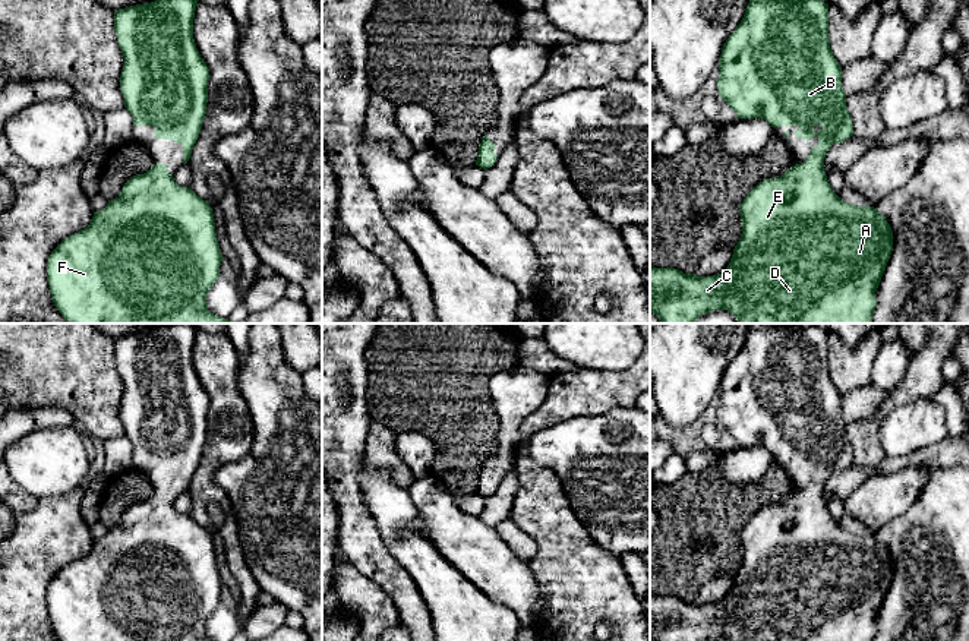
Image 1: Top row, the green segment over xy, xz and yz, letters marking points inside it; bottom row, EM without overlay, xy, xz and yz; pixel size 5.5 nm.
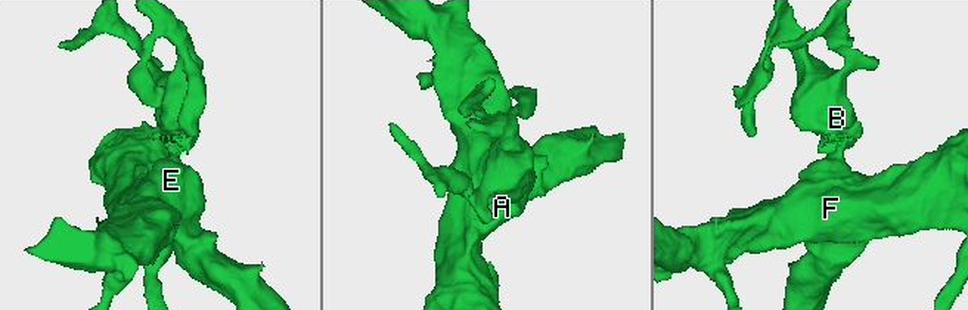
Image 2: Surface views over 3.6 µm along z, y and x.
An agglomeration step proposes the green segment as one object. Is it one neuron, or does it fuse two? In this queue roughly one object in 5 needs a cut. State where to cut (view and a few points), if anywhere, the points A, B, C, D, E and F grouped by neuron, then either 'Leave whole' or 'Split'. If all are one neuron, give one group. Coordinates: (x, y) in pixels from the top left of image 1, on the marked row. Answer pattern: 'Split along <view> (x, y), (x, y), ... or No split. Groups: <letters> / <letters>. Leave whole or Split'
No split. Groups: A B C D E F. Leave whole

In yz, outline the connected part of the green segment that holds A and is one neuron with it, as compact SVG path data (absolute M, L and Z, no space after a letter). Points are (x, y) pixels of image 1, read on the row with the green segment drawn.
M749 0L741 23L723 44L719 59L717 89L720 98L736 113L738 119L763 119L773 127L796 126L795 138L812 140L818 136L818 145L812 146L805 162L795 164L780 177L760 181L739 205L742 236L733 249L727 268L713 277L697 277L684 274L675 268L650 268L650 313L659 318L659 323L695 323L695 320L714 310L727 310L738 323L874 323L872 316L877 306L875 291L886 271L893 250L893 231L886 217L874 206L856 206L842 200L831 189L826 171L824 158L834 143L842 143L853 136L852 117L846 108L846 94L842 88L842 67L830 50L828 38L828 4L821 0Z

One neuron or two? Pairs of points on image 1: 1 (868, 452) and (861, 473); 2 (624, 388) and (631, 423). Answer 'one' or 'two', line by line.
1: two
2: two

